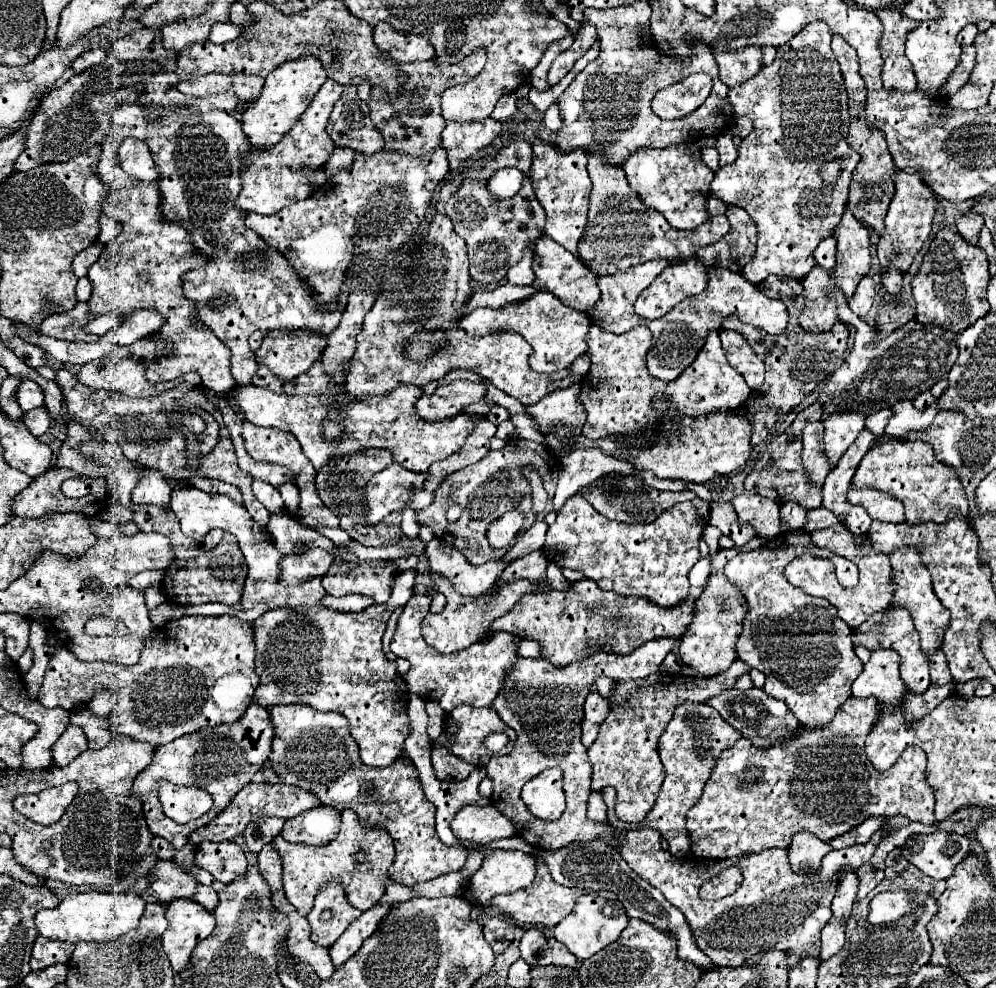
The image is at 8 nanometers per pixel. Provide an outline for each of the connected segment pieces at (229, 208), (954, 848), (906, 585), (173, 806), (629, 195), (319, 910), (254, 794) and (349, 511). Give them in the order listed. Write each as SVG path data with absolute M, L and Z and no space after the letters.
M126 104L114 114L110 132L106 132L106 140L102 142L98 174L108 188L132 188L136 178L126 174L118 164L118 148L128 136L148 144L158 170L162 218L182 224L196 252L208 258L206 266L182 276L184 294L196 304L196 320L208 326L232 350L232 378L236 384L252 384L258 370L248 343L253 332L308 330L328 336L340 324L342 312L336 302L324 310L316 310L308 286L288 266L288 260L244 226L246 212L234 206L242 188L242 158L252 150L242 124L232 114L220 110L188 114L186 108L174 108L162 120L148 120L146 116L146 108L138 108L136 104Z
M932 832L932 834L918 834L918 836L910 836L906 840L906 844L902 846L902 856L914 864L918 870L922 870L926 876L936 878L936 880L948 880L956 868L956 864L960 864L970 852L970 840L966 836L960 834L952 834L952 832Z
M900 548L898 552L892 552L890 562L892 562L892 572L894 572L894 584L896 584L890 606L906 608L910 612L910 616L914 620L914 626L916 626L916 630L920 634L920 648L930 658L942 646L942 638L944 638L944 632L946 632L950 612L946 612L942 602L934 594L930 572L920 562L920 556L918 556L918 552L914 552L914 548Z
M162 784L160 800L164 812L174 822L190 822L206 814L212 806L212 796L202 788L174 788L174 784Z
M588 152L588 174L592 178L590 208L586 230L578 242L578 258L596 276L624 272L630 266L638 266L660 258L690 258L698 252L698 248L716 244L730 228L728 218L724 214L708 218L696 230L672 228L660 212L640 202L638 194L632 192L626 174L620 166L608 164L594 152Z
M332 882L318 892L314 908L306 916L312 932L310 938L320 946L330 948L358 916L360 910L348 904L342 886Z
M250 782L232 798L232 802L210 824L206 824L206 826L202 826L202 828L198 828L190 834L190 844L200 844L204 840L224 842L224 840L240 836L246 830L246 826L250 824L250 818L280 816L280 818L288 820L288 818L294 818L294 816L318 806L318 804L320 804L318 798L314 798L314 796L310 796L310 792L304 792L304 790L294 788L294 786L286 786L286 784L274 784L272 786L272 784L266 784L266 782L262 782L262 784Z
M362 450L356 454L336 456L330 460L330 464L322 466L316 472L316 490L324 506L330 508L340 518L340 528L346 530L352 540L364 546L396 546L402 538L402 530L400 530L402 514L400 512L388 514L378 524L368 524L364 516L364 486L376 472L382 472L390 464L392 464L392 456L388 450Z

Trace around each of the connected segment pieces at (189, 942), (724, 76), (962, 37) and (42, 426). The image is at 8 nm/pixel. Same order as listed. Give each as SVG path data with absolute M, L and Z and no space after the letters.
M188 898L174 900L166 908L166 918L170 928L162 936L162 944L172 968L180 972L188 966L194 946L212 934L216 920L202 904Z
M754 46L744 48L742 52L714 52L714 58L720 66L720 80L728 88L744 84L762 68L762 50Z
M968 24L968 26L964 26L960 32L958 32L958 44L972 44L974 42L974 38L976 38L976 34L978 34L978 28L976 28L976 24Z
M40 406L40 408L30 410L28 414L24 414L24 424L26 424L26 428L30 428L30 432L38 438L38 436L42 436L44 432L48 432L50 414L46 412L44 406Z

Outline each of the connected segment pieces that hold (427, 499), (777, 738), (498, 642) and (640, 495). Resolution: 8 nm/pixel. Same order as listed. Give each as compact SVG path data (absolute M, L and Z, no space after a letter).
M420 490L420 492L416 492L414 494L414 498L410 500L410 504L408 504L408 508L412 508L412 510L422 510L422 508L426 508L430 502L432 502L432 492L426 492L426 490Z
M728 688L722 694L712 696L704 704L712 706L728 724L732 724L732 728L736 728L744 738L748 738L750 742L754 742L754 746L760 748L770 748L770 744L794 738L798 730L798 720L790 712L790 708L782 700L774 700L766 696L766 692L758 688L750 688L750 690Z
M414 594L408 600L390 644L390 650L396 656L406 658L410 662L410 670L404 676L408 690L412 694L418 694L424 700L436 700L444 708L444 712L450 712L460 704L470 704L476 708L490 706L502 686L502 680L506 680L510 666L514 664L514 660L518 660L516 642L520 638L508 636L508 632L504 634L498 632L490 640L474 642L470 648L462 652L454 652L454 654L434 652L428 644L424 644L420 634L420 624L424 616L430 612L430 602L432 598L428 594L422 594L422 596Z
M622 476L622 492L618 492L618 496L614 496L616 500L606 500L606 496L602 496L602 492L594 492L594 486L584 488L582 496L606 518L616 520L616 522L628 522L628 524L650 524L654 522L662 512L670 510L672 506L692 500L696 494L690 490L682 490L682 492L658 492L654 488L644 486L638 478L634 476Z

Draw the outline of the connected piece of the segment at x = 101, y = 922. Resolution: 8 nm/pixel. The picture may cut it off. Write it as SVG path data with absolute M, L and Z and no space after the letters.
M86 892L86 894L68 894L58 908L42 910L36 916L38 932L52 940L64 942L112 942L118 936L138 926L138 920L144 912L146 902L138 894L122 892Z

